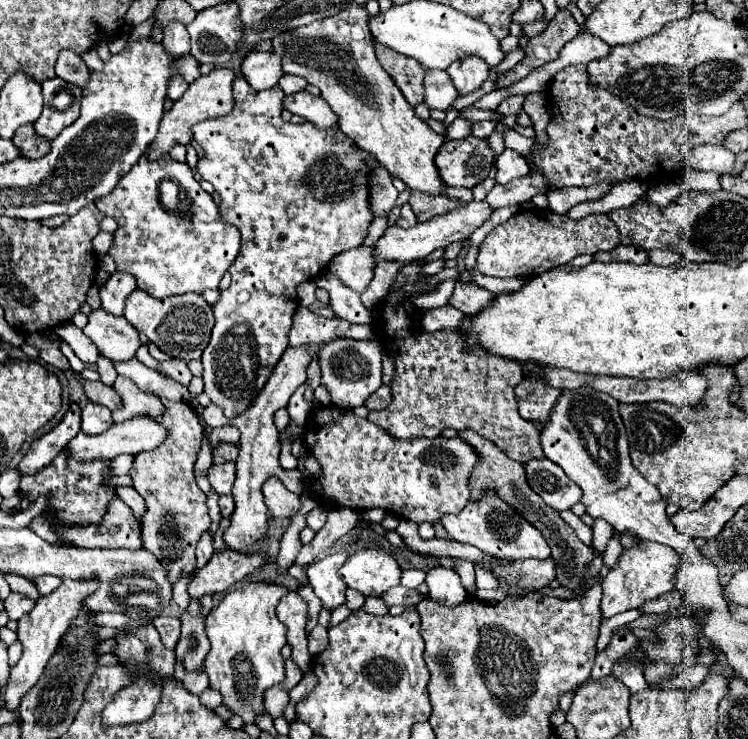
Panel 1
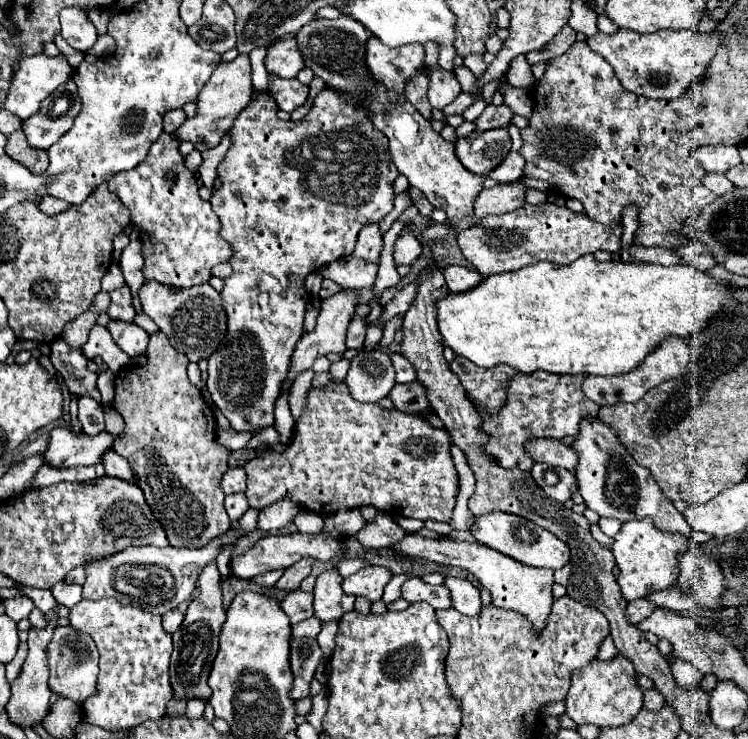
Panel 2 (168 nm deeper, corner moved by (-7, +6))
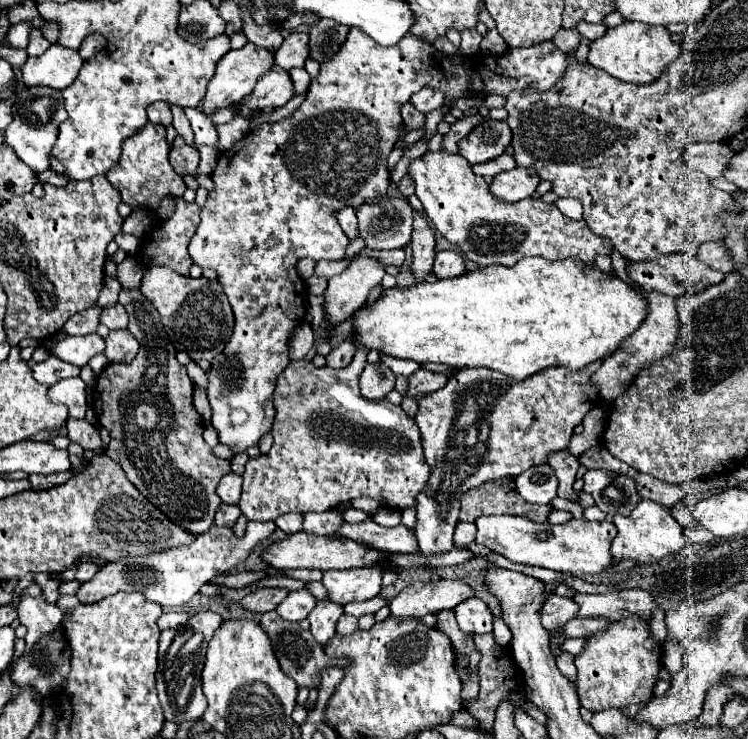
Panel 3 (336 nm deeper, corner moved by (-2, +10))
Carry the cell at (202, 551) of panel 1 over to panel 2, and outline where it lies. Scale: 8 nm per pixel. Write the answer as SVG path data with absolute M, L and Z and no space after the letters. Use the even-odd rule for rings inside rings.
M209 563L203 567L197 583L197 599L191 601L185 619L179 627L179 631L173 633L173 653L171 653L171 687L173 687L173 699L205 699L209 701L211 689L207 685L211 663L217 653L219 645L219 633L221 625L225 621L225 609L221 601L221 587L219 587L221 575L217 571L215 563Z

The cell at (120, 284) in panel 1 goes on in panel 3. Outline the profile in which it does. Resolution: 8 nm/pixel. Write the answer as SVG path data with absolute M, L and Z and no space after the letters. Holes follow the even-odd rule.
M116 303L112 307L106 307L102 311L102 317L100 317L100 323L106 325L108 329L126 329L128 325L128 315L126 315L126 309Z

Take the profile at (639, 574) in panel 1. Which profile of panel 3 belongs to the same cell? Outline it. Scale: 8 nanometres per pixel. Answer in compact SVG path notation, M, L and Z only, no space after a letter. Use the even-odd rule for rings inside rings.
M642 501L628 517L614 515L612 523L618 529L616 537L612 539L612 547L610 547L610 553L616 561L632 559L638 565L652 565L664 557L674 555L688 543L682 533L680 523L666 511L664 505L660 505L656 501Z

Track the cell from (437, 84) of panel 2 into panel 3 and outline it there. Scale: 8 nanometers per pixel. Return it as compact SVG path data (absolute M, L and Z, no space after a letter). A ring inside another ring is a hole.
M424 87L418 93L414 93L414 97L410 99L414 103L414 107L422 113L430 113L432 109L438 109L444 103L444 95L438 89L430 89Z

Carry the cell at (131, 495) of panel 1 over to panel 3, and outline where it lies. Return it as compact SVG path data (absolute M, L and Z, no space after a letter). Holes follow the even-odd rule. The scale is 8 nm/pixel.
M68 419L66 421L66 429L68 429L68 437L70 441L82 445L86 451L94 451L94 453L106 453L106 447L96 431L94 425L90 425L88 421L74 421Z

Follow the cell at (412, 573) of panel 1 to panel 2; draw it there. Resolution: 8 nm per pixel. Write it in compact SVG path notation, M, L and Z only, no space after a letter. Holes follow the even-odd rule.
M395 575L389 583L387 583L387 589L383 593L383 601L385 603L391 603L395 599L401 597L401 585L407 581L407 575Z

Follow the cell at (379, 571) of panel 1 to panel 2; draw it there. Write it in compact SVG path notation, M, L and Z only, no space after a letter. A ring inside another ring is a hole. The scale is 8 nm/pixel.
M371 565L367 569L361 569L361 571L345 577L341 587L343 587L343 593L355 595L355 597L365 597L373 603L373 601L381 599L383 589L389 583L389 579L391 579L389 569L379 567L379 565Z

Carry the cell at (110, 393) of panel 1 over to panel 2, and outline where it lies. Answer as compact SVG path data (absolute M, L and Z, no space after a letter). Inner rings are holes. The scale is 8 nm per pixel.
M63 339L51 343L51 363L61 373L65 385L75 395L89 395L101 401L101 393L97 389L97 375L87 369L87 359L79 349L69 347Z

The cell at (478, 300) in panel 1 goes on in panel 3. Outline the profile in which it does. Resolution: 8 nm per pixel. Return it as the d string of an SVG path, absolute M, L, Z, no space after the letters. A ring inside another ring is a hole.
M440 251L436 253L436 261L434 261L434 275L438 279L454 279L466 273L464 267L464 259L454 253L454 251Z

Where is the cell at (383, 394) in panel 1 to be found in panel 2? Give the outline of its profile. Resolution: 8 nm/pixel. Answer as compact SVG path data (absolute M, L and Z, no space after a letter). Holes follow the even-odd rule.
M419 381L397 383L389 393L389 399L395 403L399 411L405 413L425 413L427 409L431 409L425 387Z

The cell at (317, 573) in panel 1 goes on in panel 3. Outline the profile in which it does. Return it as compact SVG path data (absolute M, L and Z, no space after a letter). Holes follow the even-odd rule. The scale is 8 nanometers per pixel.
M322 599L316 603L316 607L310 611L308 615L308 621L310 621L310 633L314 635L314 639L320 643L320 645L326 645L326 641L330 637L334 637L336 633L336 621L338 617L344 613L344 607L334 603L334 601L328 601L328 599Z

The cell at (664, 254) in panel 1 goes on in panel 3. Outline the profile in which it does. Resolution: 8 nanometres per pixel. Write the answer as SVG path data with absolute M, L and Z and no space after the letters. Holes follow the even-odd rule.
M710 241L710 243L702 243L698 249L698 259L706 265L710 265L712 269L730 273L732 271L732 257L730 253L726 253L726 247L722 245L722 241Z

